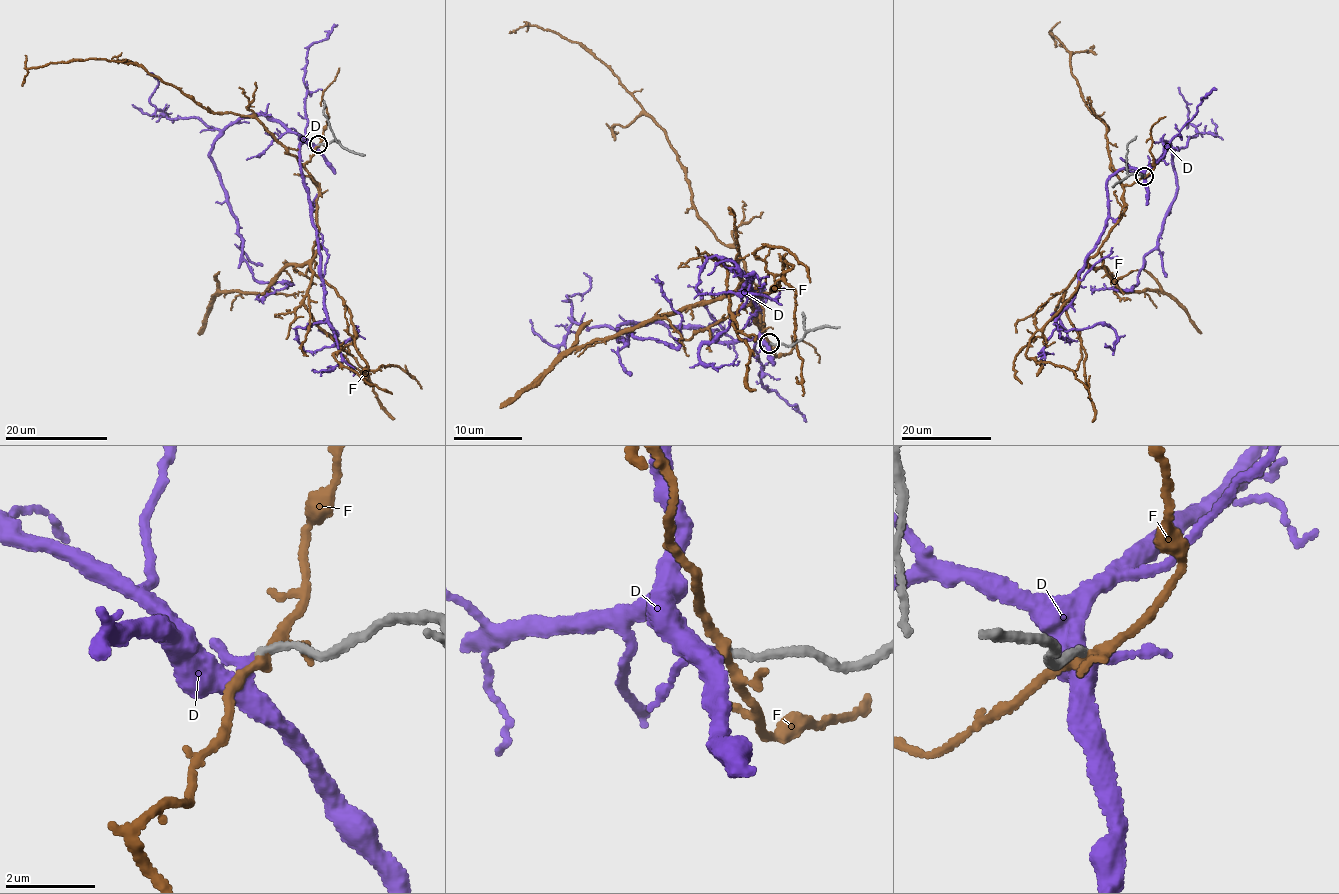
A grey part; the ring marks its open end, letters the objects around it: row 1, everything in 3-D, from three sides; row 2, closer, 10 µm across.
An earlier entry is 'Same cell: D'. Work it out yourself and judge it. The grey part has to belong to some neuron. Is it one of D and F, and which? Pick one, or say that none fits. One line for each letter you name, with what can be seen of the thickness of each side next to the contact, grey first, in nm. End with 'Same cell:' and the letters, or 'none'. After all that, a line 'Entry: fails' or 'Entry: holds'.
D: 150 nm thick on the grey side, 200 nm on the other
Same cell: D
Entry: holds

